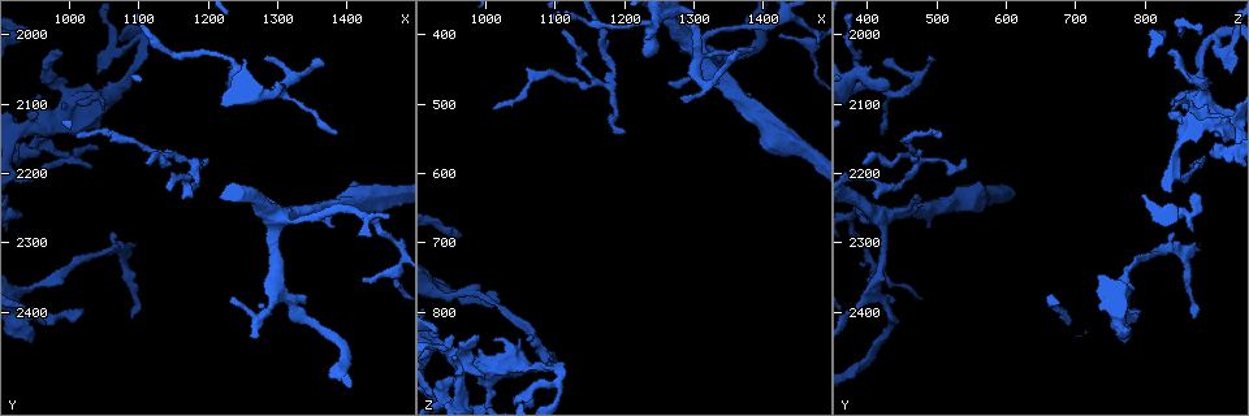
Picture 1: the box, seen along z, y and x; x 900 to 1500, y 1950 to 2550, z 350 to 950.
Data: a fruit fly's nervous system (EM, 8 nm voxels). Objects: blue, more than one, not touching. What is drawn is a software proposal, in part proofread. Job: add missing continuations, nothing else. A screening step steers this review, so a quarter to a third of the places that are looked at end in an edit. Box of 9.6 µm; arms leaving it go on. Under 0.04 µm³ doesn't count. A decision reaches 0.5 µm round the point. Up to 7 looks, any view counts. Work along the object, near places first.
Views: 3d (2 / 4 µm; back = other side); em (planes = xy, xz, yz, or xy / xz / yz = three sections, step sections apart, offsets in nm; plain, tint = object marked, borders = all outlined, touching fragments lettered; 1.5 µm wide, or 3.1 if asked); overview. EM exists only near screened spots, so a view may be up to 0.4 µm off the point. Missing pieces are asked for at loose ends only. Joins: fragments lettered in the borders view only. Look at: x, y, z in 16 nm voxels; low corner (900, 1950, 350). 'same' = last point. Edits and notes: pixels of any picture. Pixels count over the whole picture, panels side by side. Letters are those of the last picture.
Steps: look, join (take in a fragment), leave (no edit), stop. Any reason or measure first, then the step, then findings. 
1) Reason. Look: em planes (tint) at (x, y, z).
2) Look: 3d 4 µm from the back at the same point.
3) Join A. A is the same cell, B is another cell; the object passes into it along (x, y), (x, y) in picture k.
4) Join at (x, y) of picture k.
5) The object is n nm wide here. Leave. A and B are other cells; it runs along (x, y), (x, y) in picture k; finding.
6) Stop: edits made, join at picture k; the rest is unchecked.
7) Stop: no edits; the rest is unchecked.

Thick end. Look: em planes (tint) at (1040, 2135, 885).

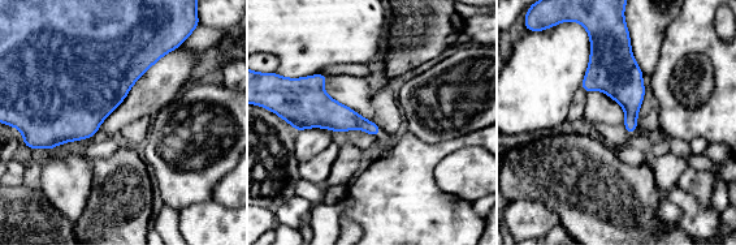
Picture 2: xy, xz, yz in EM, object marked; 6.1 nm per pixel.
See the neighbours. Look: em planes (borders) at the same point.

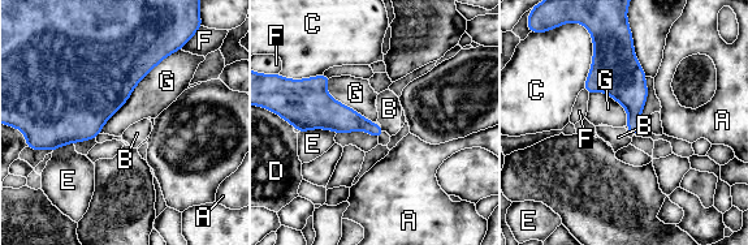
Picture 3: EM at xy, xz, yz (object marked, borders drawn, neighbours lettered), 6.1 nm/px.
The longest contact is with G, 650 nm. Leave. A, B, C, D, E, F and G are other cells; a border runs along (380, 127), (385, 130) in picture 3; none of them fits.

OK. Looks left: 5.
Thin end. Look: 3d 4 µm at (1090, 2295, 875).

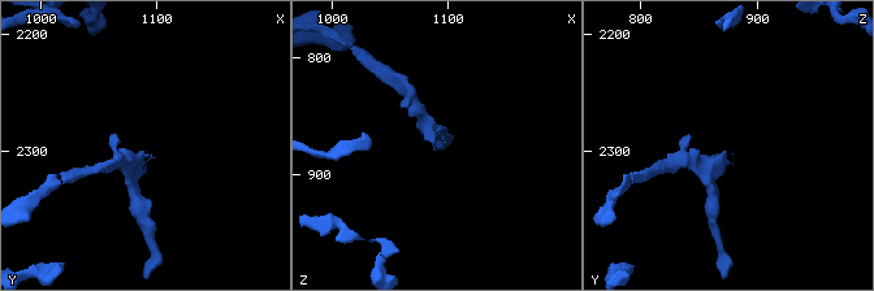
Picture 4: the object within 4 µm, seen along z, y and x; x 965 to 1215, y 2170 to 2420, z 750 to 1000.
Now the EM. Look: em xy step 4 (borders) at (1086, 2300, 876).

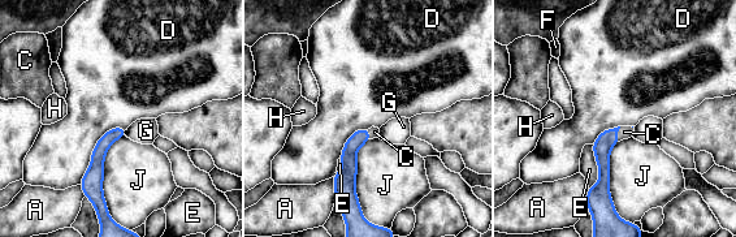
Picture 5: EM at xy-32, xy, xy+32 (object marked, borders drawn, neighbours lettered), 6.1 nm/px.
Join C. C is the same cell, A, D, E, F, G, H and J are other cells; it goes on there.

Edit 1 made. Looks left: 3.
Look: overview.

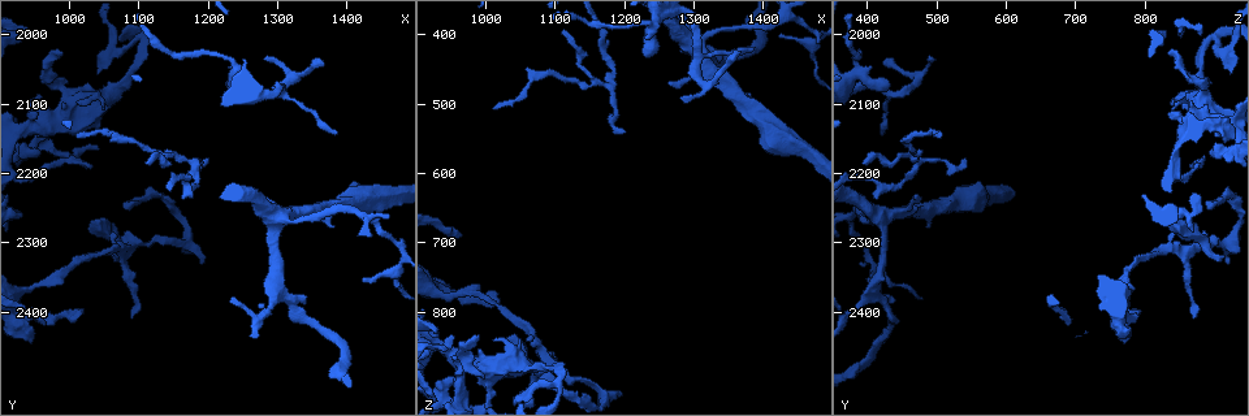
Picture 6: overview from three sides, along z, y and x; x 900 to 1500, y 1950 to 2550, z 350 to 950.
Branch stops here. Look: 3d 4 µm at (1190, 2330, 925).

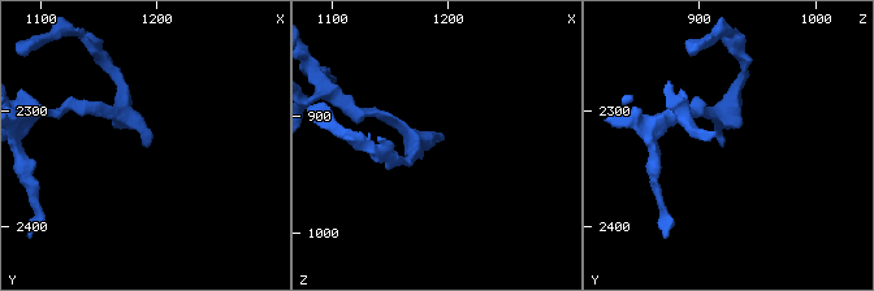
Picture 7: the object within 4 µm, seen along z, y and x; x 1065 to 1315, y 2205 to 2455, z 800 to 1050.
Look: em planes (borders) at (1192, 2332, 920).

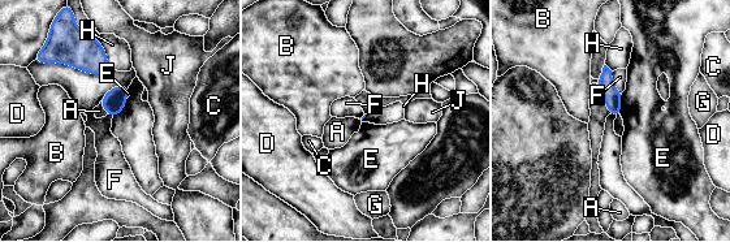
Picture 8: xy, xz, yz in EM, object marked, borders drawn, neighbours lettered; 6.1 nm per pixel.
Leave. A, B, C, D, E, F, G, H and J are other cells; a border runs along (96, 39), (111, 68) in picture 8; no lettered fragment goes on from it.

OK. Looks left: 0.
Stop: edits made, join at picture 5; the rest is unchecked.

